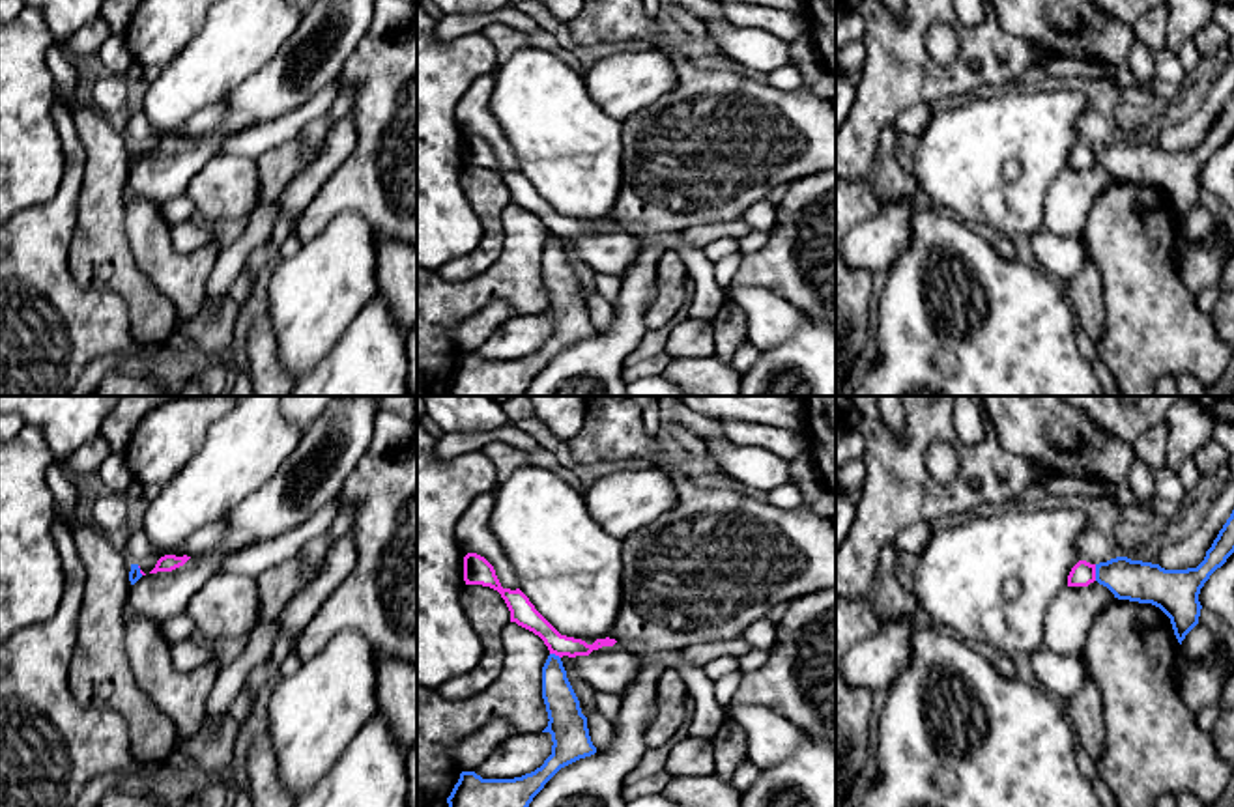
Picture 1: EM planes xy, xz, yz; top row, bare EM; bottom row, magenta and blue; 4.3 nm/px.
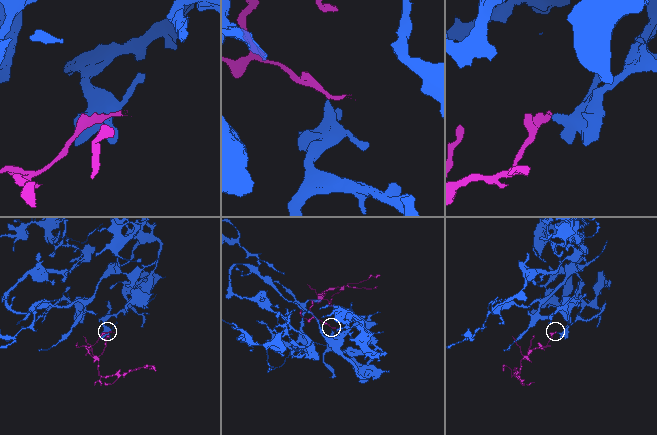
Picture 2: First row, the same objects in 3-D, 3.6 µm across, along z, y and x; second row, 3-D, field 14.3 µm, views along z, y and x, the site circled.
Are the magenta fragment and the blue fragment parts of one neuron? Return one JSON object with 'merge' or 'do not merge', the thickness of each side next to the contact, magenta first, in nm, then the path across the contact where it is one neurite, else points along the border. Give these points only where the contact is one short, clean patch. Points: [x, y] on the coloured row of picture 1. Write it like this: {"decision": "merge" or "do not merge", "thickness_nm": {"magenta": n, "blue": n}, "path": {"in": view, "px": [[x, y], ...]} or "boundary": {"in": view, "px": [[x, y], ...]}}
{"decision": "do not merge", "thickness_nm": {"magenta": 100, "blue": 180}, "boundary": {"in": "yz", "px": [[1094, 565], [1096, 580]]}}

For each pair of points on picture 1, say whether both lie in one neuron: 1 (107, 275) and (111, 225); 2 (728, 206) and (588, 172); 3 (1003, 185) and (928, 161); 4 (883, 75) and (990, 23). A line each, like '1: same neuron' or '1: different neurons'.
1: same neuron
2: different neurons
3: same neuron
4: same neuron

